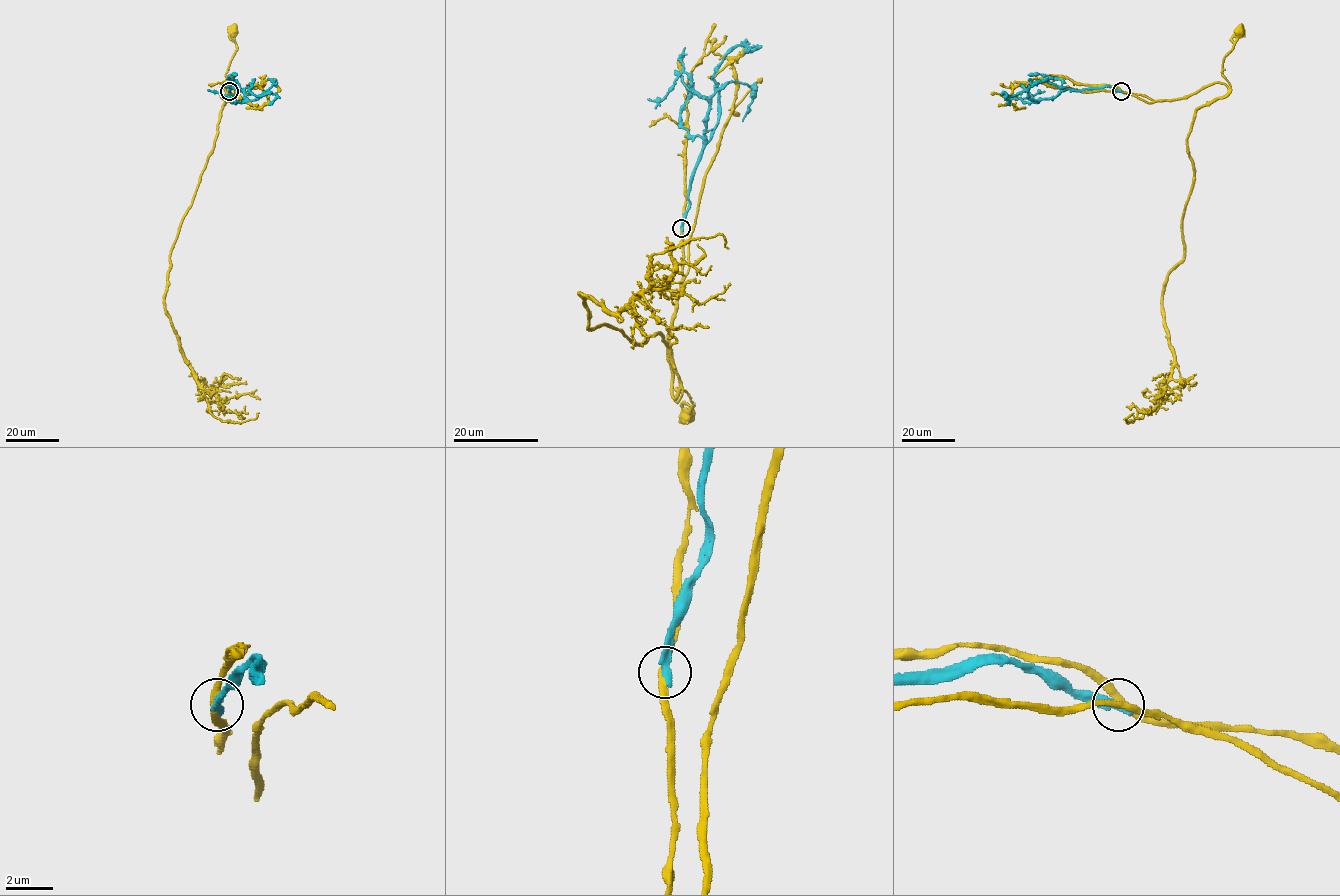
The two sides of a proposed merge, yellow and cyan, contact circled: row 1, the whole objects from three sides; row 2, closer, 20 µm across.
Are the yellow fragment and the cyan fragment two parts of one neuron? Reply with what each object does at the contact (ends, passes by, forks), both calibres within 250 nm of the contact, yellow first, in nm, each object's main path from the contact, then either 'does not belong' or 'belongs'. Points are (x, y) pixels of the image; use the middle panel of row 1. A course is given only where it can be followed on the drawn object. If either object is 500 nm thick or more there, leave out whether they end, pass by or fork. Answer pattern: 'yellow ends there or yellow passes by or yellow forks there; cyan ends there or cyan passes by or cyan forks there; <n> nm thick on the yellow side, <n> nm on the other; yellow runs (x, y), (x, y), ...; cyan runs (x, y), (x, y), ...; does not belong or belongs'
yellow passes by; cyan ends there; 280 nm thick on the yellow side, 380 nm on the other; yellow runs (682, 229), (683, 278), (668, 361), (671, 395), (676, 402), (676, 388), (686, 391), (693, 404), (689, 416); cyan runs (682, 229), (682, 220), (688, 208), (689, 180), (718, 121), (716, 68), (738, 45), (755, 49), (743, 51); does not belong

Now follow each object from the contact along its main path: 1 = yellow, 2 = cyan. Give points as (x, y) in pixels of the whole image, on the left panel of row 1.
1: (229, 91), (229, 100), (221, 96), (223, 82), (227, 93), (226, 74), (237, 48), (234, 31)
2: (229, 91), (233, 86), (237, 90), (248, 87), (253, 80), (249, 90), (255, 96), (275, 95), (268, 104)

